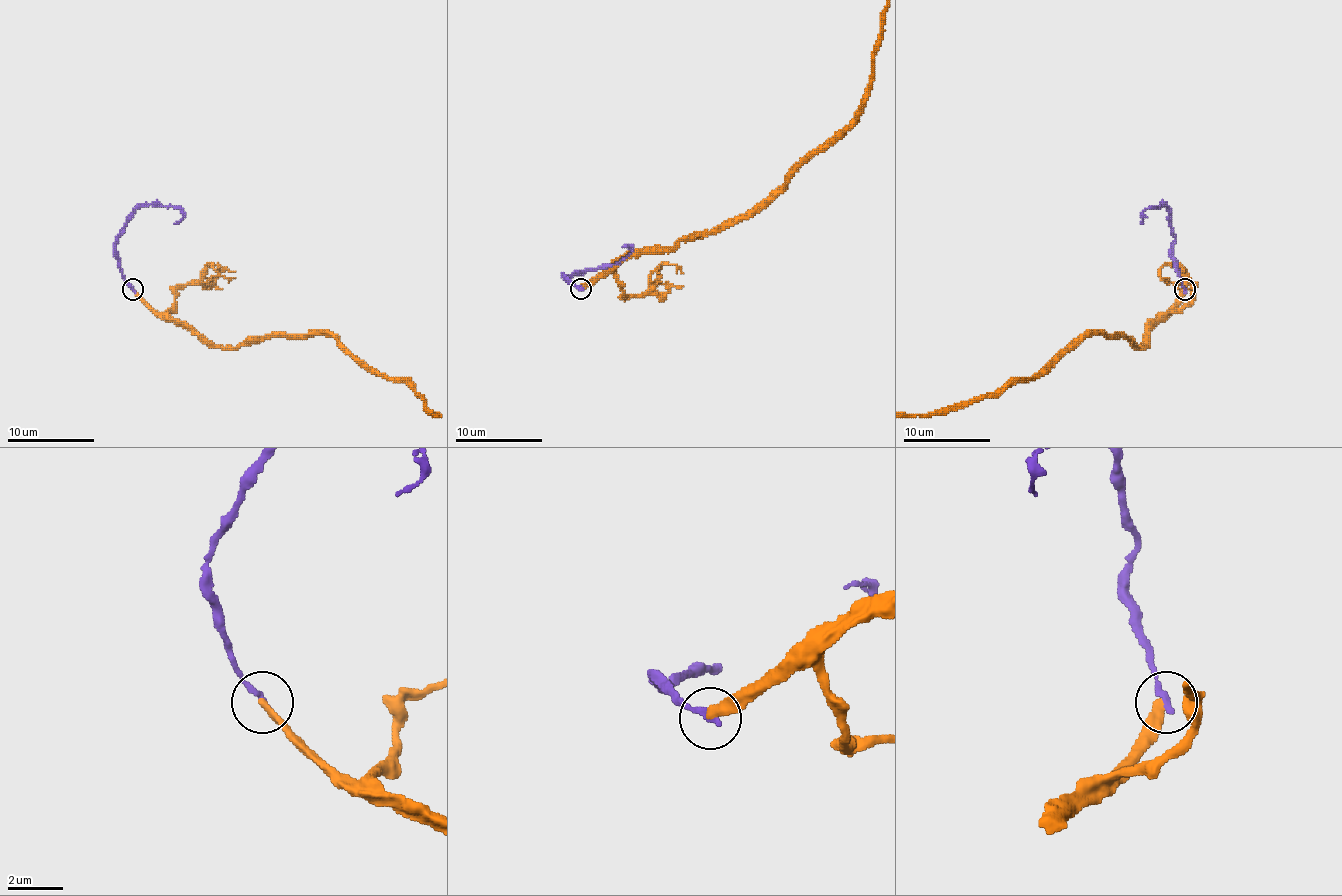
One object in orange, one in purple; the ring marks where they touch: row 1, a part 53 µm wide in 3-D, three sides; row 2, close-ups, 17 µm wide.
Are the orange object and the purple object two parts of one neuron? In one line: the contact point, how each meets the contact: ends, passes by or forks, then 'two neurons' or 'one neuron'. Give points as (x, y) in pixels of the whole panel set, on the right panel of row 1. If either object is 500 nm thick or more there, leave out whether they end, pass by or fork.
(1184, 289) | orange ends | purple ends | two neurons

